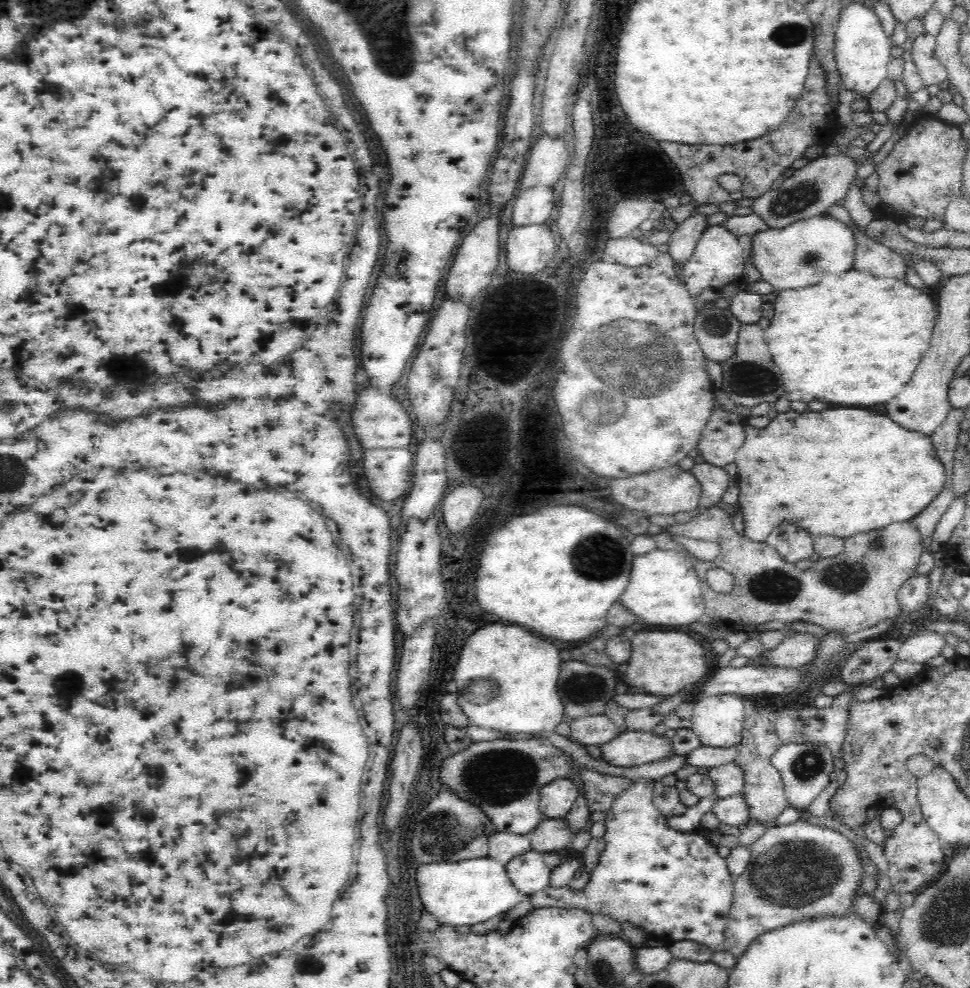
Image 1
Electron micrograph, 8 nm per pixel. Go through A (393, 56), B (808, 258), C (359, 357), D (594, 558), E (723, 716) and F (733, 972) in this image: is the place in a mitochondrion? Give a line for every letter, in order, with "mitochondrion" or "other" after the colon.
A: mitochondrion
B: mitochondrion
C: other
D: mitochondrion
E: other
F: other

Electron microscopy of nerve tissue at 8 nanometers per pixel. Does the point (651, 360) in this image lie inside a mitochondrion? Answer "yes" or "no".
yes

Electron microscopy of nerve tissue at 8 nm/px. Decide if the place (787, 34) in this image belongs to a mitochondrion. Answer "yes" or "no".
yes

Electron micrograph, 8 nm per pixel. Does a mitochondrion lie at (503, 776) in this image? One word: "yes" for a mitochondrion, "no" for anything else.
yes

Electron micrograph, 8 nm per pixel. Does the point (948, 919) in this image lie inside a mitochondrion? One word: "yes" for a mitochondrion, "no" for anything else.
yes

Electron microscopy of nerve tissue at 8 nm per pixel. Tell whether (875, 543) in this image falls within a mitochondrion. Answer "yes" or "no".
yes

